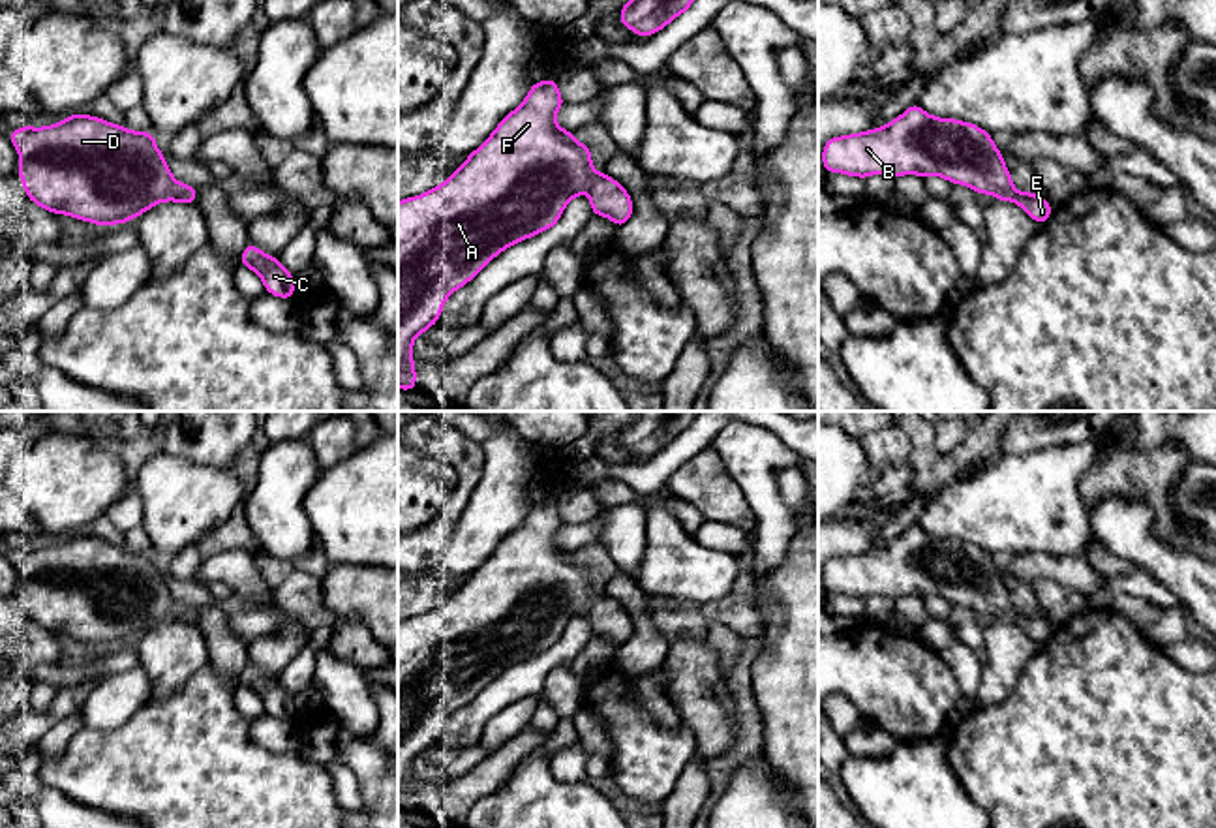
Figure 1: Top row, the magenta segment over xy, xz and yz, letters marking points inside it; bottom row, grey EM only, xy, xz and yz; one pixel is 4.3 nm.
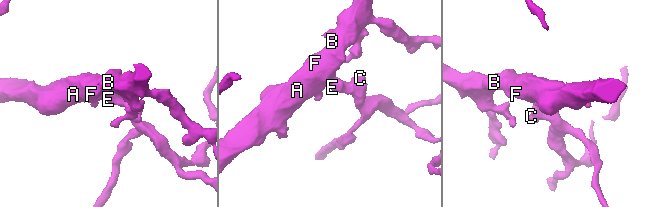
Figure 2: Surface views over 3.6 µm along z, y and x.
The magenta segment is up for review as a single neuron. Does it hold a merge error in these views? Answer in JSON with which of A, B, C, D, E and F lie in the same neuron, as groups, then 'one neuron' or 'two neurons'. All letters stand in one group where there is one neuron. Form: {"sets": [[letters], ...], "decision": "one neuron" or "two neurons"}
{"sets": [["A", "B", "C", "D", "E", "F"]], "decision": "one neuron"}

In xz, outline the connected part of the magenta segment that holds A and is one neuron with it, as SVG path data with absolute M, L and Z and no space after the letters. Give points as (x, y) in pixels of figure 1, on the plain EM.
M555 499L533 503L524 522L448 601L398 621L398 809L415 811L413 762L439 742L447 719L509 667L557 646L574 618L587 610L591 635L606 636L619 650L632 636L629 612L593 590L591 567L555 544L563 526Z

